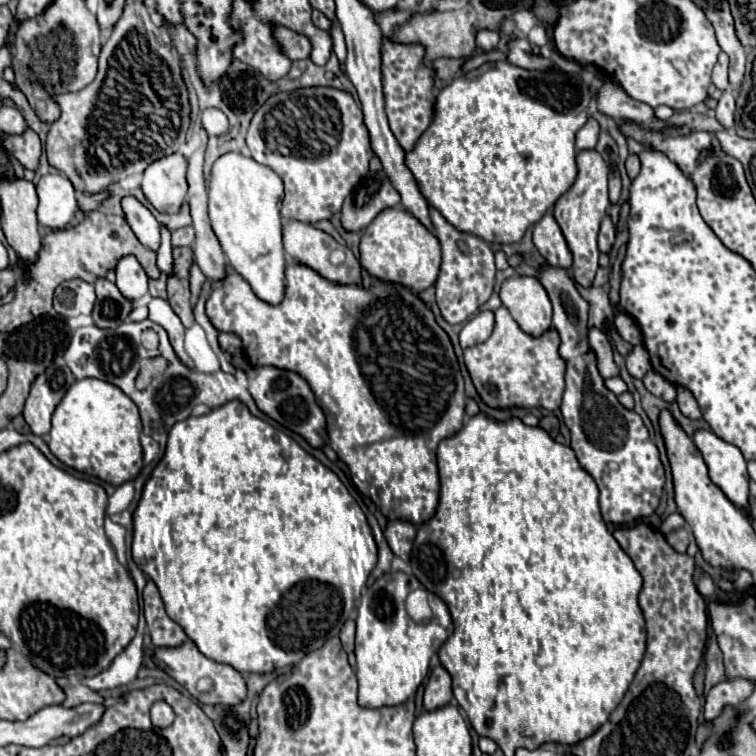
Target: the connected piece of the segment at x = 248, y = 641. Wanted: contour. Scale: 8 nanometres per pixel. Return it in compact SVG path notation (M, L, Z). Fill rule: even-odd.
M231 400L219 408L213 408L205 416L189 416L171 428L165 456L155 466L143 488L139 506L133 512L133 560L157 584L169 618L185 630L185 634L207 658L229 664L239 672L269 672L273 668L299 662L305 654L321 648L329 638L339 634L343 622L349 618L355 606L355 600L361 596L371 570L377 564L377 546L363 510L351 498L341 480L319 460L307 454L293 438L273 428L269 422L253 416L243 402Z

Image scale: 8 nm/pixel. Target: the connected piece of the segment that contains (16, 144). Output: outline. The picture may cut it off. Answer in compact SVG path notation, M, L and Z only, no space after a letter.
M27 130L21 136L5 136L1 132L1 138L5 148L23 164L23 168L27 170L39 168L39 158L43 154L43 148L41 148L39 136L33 130Z

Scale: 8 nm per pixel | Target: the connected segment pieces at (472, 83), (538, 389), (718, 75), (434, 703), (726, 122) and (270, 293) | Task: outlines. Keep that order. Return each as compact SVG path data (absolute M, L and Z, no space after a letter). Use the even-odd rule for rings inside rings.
M493 62L485 64L477 70L471 70L463 76L457 76L451 80L435 98L433 106L433 120L429 128L419 136L415 142L415 148L405 154L405 166L411 170L411 174L417 180L417 186L421 194L425 196L427 204L441 212L441 216L461 232L471 232L473 236L483 238L489 244L513 244L519 242L525 234L525 230L539 222L541 216L571 188L571 184L577 178L577 166L575 166L575 132L587 122L587 108L591 104L591 88L583 74L567 74L561 70L547 70L547 72L535 72L535 70L523 70L515 64L507 62Z
M505 306L495 310L493 334L477 346L463 350L473 386L489 408L547 408L557 410L565 390L567 362L559 356L559 332L553 328L541 336L525 334Z
M725 52L719 54L719 62L713 68L713 84L719 90L727 90L729 88L729 78L727 78L727 68L729 68L729 58Z
M435 666L425 686L425 698L423 698L425 710L437 710L441 706L447 706L451 700L453 700L451 676L443 666Z
M723 92L723 96L719 98L719 106L715 110L717 114L717 120L723 128L731 130L733 128L733 114L735 114L735 100L729 92Z
M243 154L221 156L211 172L207 184L209 194L209 218L213 232L231 264L231 268L247 280L255 296L267 304L279 304L285 296L285 266L283 252L283 224L281 224L281 200L283 182L267 166L257 164Z

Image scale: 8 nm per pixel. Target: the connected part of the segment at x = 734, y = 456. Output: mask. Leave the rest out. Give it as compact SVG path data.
M697 430L693 442L703 454L713 484L717 484L733 504L745 508L749 498L749 474L741 450L711 430Z

